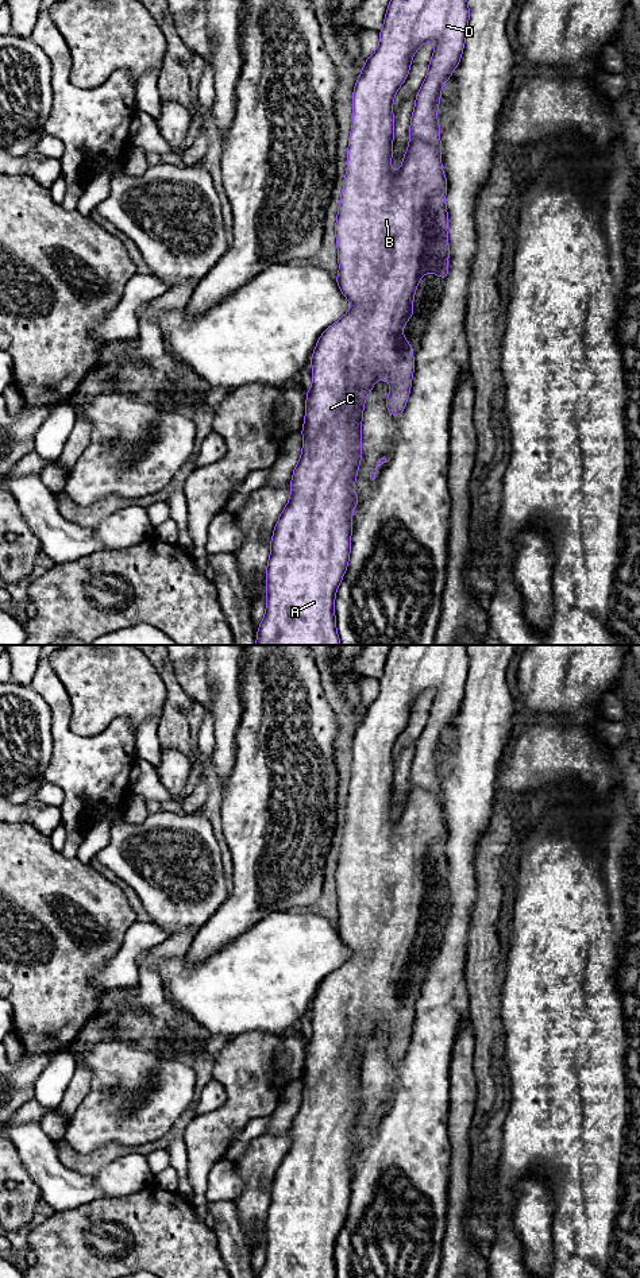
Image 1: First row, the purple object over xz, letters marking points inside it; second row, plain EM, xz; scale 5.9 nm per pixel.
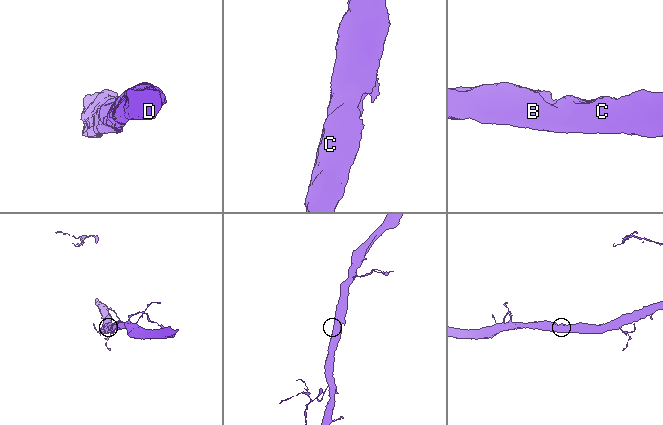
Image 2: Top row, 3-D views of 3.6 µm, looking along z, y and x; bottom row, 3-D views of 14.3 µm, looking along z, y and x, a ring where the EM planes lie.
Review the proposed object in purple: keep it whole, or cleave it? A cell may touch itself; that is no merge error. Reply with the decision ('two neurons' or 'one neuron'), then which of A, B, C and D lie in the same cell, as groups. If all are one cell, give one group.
one neuron; groups A B C D

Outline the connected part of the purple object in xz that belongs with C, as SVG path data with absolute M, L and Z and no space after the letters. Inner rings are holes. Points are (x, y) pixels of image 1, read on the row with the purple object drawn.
M390 0L379 31L378 49L366 59L355 82L347 170L335 224L339 260L336 282L351 304L351 309L321 333L311 358L312 387L306 391L301 429L302 451L293 470L289 502L271 536L266 568L266 611L258 626L255 645L342 645L336 632L335 596L347 571L351 552L351 516L359 503L354 486L362 460L365 402L374 383L383 378L390 383L386 399L388 413L397 417L404 412L412 386L415 356L402 331L415 312L415 293L427 273L435 273L443 281L448 275L447 179L442 166L437 108L442 88L459 65L469 19L467 0ZM427 42L432 42L435 50L427 77L416 94L409 144L400 170L394 173L390 167L394 138L393 101L408 77L415 53Z

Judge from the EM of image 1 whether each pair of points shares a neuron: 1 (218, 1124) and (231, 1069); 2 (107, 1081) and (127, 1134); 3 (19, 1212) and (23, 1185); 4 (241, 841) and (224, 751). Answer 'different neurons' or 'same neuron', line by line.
1: same neuron
2: same neuron
3: same neuron
4: different neurons

